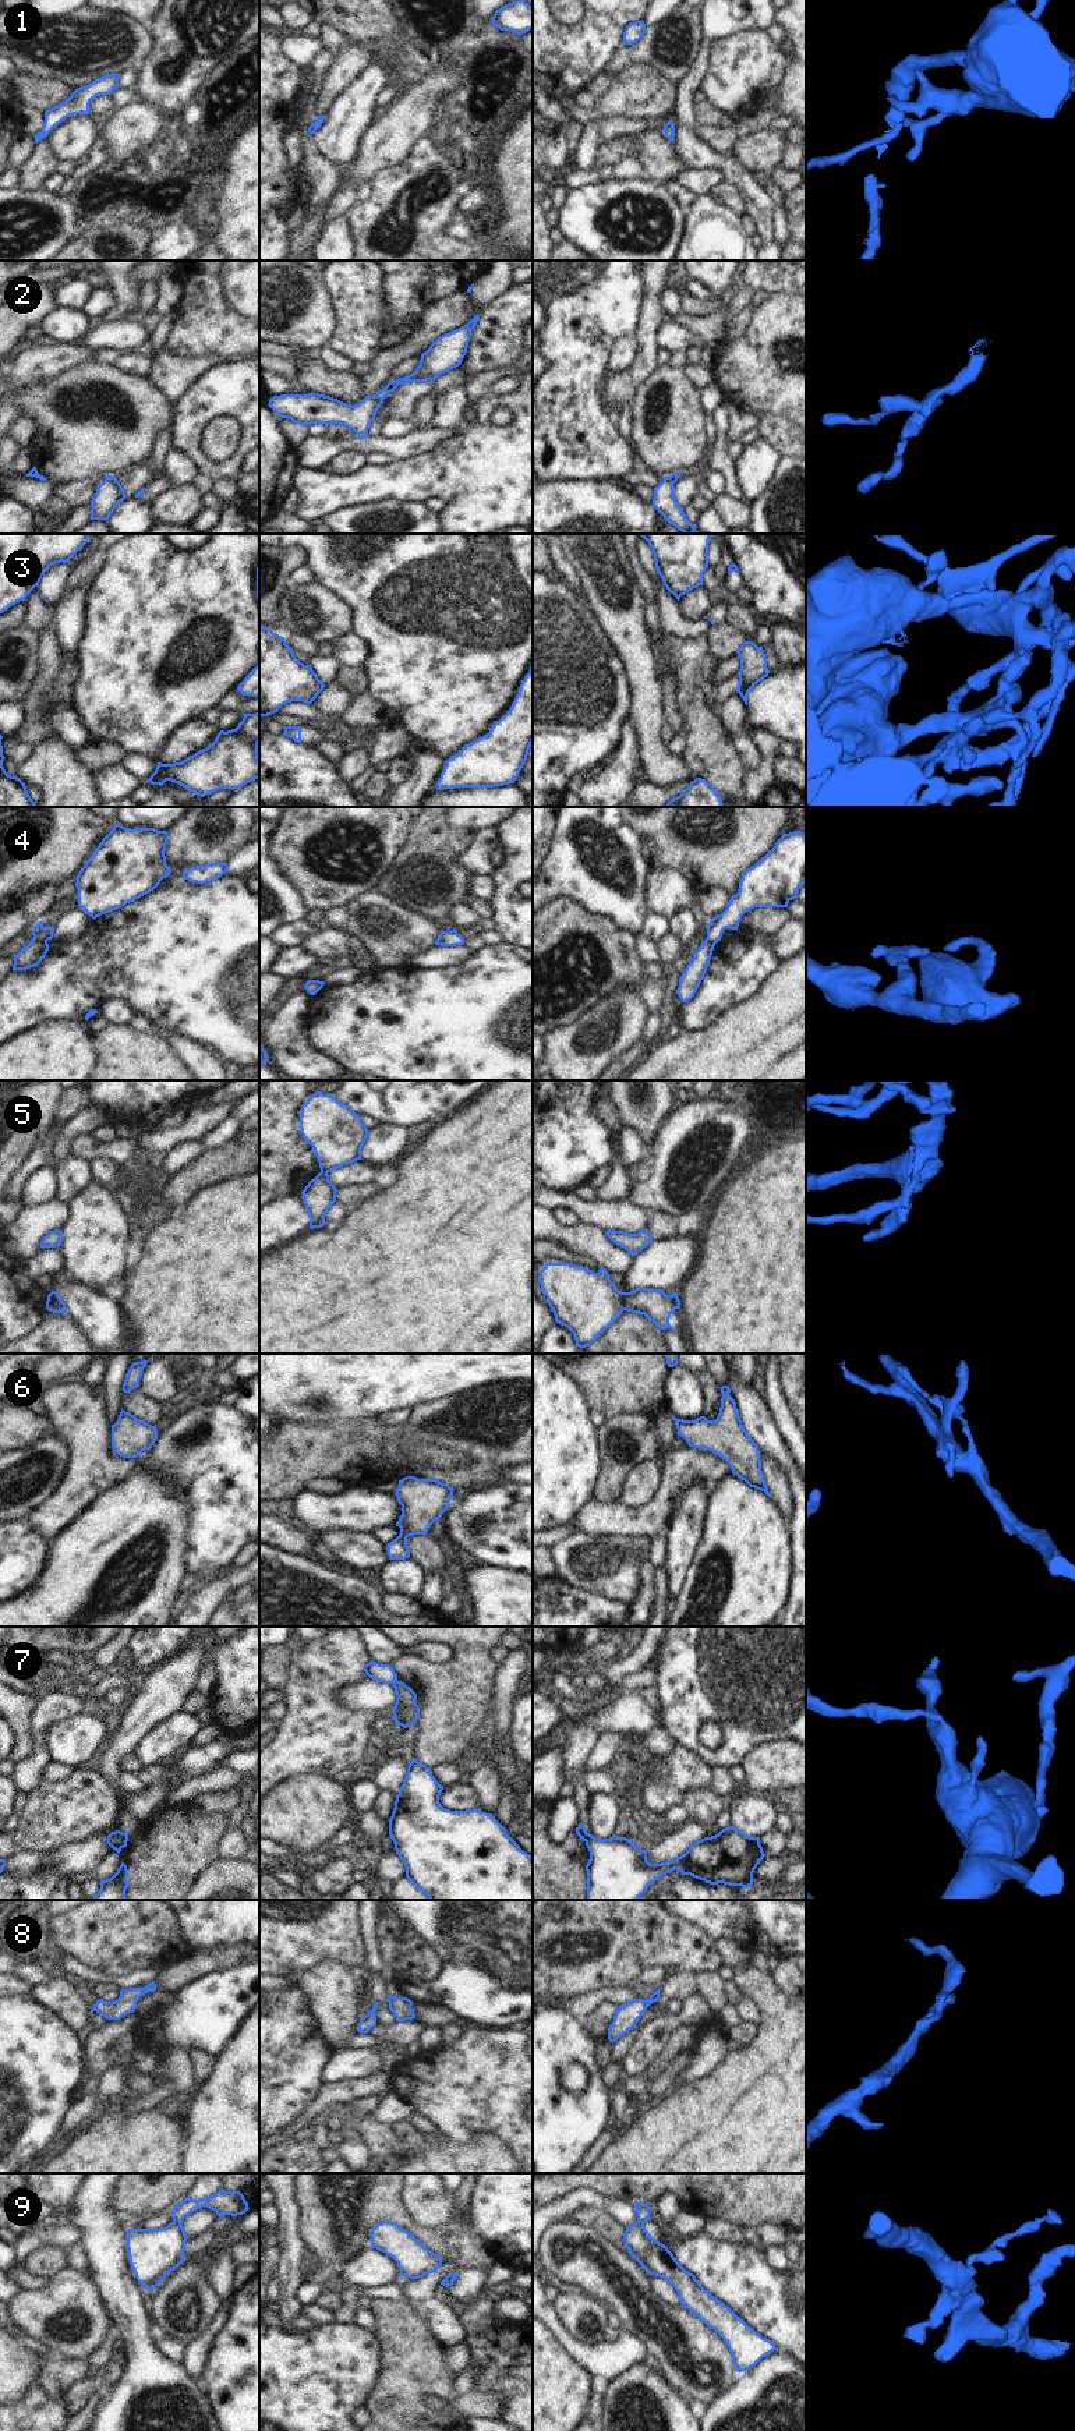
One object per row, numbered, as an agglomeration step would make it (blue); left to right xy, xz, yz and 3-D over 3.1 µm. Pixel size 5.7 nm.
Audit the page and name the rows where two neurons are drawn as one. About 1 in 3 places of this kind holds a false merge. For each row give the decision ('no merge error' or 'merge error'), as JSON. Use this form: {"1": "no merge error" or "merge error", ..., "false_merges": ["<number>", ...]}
{"1": "no merge error", "2": "no merge error", "3": "merge error", "4": "merge error", "5": "merge error", "6": "no merge error", "7": "merge error", "8": "no merge error", "9": "no merge error", "false_merges": ["3", "4", "5", "7"]}

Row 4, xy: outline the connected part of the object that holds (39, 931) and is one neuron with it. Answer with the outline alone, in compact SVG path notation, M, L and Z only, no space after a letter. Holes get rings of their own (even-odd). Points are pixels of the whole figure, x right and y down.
M40 921L39 924L36 924L32 930L32 935L33 938L38 938L38 940L45 940L45 941L49 941L53 938L53 933L54 933L54 927L43 927L43 921Z

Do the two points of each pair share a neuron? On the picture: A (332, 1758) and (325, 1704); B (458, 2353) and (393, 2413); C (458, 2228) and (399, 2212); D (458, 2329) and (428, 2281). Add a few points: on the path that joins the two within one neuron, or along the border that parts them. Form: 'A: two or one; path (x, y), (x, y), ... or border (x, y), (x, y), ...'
A: one; path (325, 1744), (325, 1718)
B: two; border (446, 2345), (446, 2366), (455, 2375)
C: one; path (444, 2235), (424, 2235), (413, 2226)
D: one; path (445, 2317), (428, 2300), (428, 2293)

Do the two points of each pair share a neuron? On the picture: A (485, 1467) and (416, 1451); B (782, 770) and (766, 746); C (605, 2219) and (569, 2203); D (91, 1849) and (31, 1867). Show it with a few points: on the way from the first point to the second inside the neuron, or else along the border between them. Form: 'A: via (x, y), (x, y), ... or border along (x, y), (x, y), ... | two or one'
A: border along (469, 1458), (466, 1462), (446, 1469), (434, 1468) | two
B: border along (777, 754), (774, 781) | two
C: border along (611, 2212), (596, 2205), (579, 2205), (558, 2218) | two
D: via (75, 1856), (66, 1860), (46, 1861) | one

